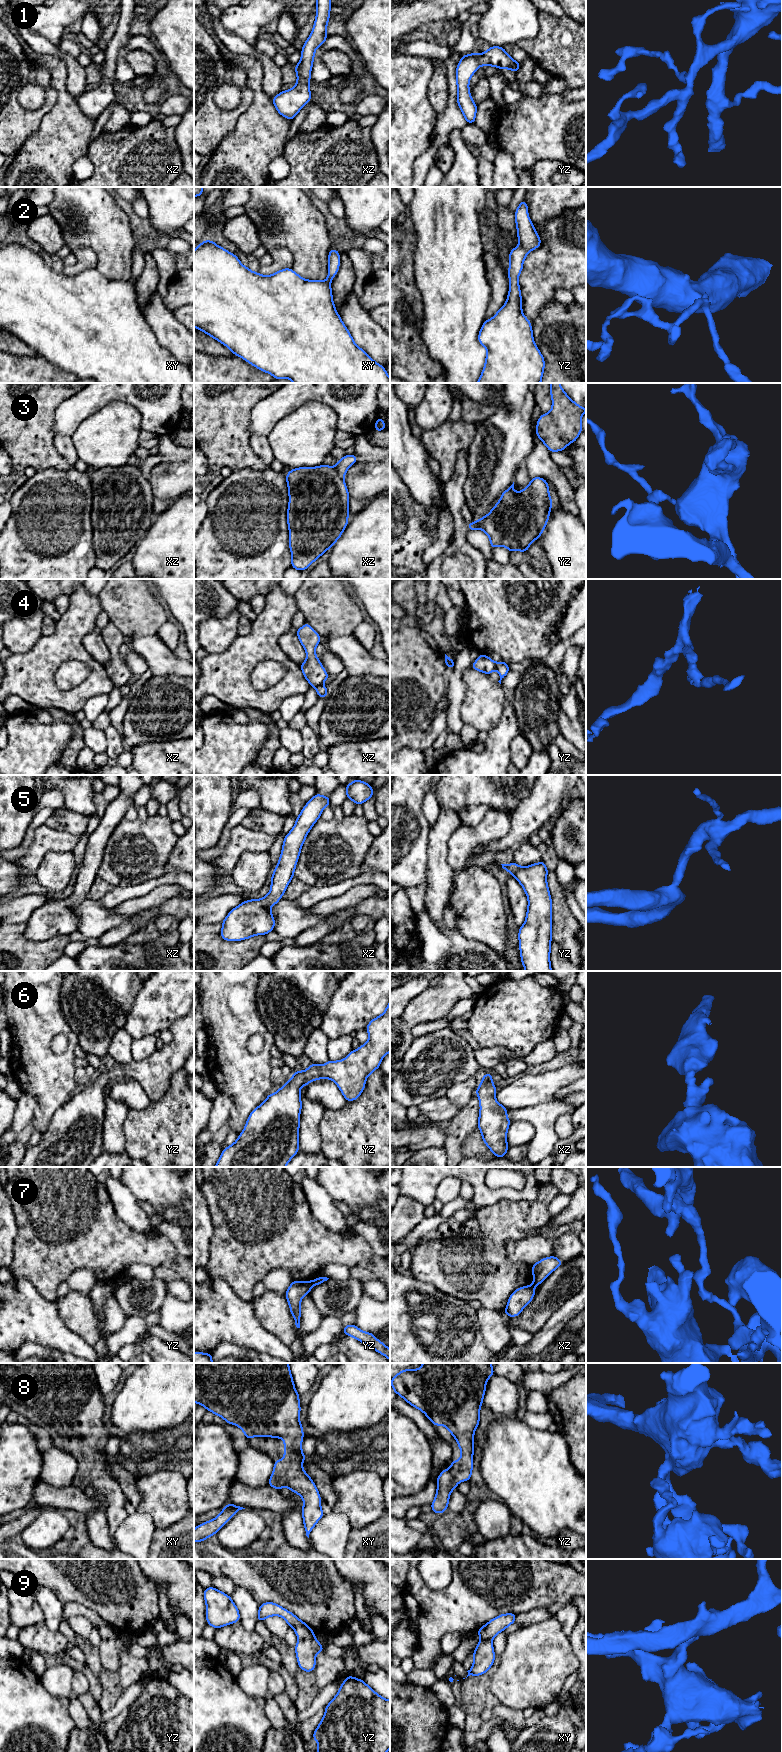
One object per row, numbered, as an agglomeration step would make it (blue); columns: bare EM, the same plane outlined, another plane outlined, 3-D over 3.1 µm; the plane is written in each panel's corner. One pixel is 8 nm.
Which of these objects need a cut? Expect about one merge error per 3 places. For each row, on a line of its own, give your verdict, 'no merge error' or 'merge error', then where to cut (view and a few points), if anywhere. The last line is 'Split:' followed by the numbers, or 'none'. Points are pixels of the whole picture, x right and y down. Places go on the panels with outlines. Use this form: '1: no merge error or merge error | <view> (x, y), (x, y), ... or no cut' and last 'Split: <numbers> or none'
1: no merge error | no cut
2: no merge error | no cut
3: merge error | xz (335, 467), (342, 479)
4: merge error | xz (321, 684), (316, 687)
5: no merge error | no cut
6: no merge error | no cut
7: merge error | yz (313, 1281), (311, 1285)
8: no merge error | no cut
9: merge error | yz (314, 1636), (308, 1639), (299, 1639)
Split: 3, 4, 7, 9

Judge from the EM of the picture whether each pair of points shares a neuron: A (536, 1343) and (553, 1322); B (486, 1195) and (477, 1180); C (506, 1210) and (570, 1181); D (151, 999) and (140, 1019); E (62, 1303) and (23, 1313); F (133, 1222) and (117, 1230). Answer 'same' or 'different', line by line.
A: same
B: same
C: different
D: same
E: different
F: different

